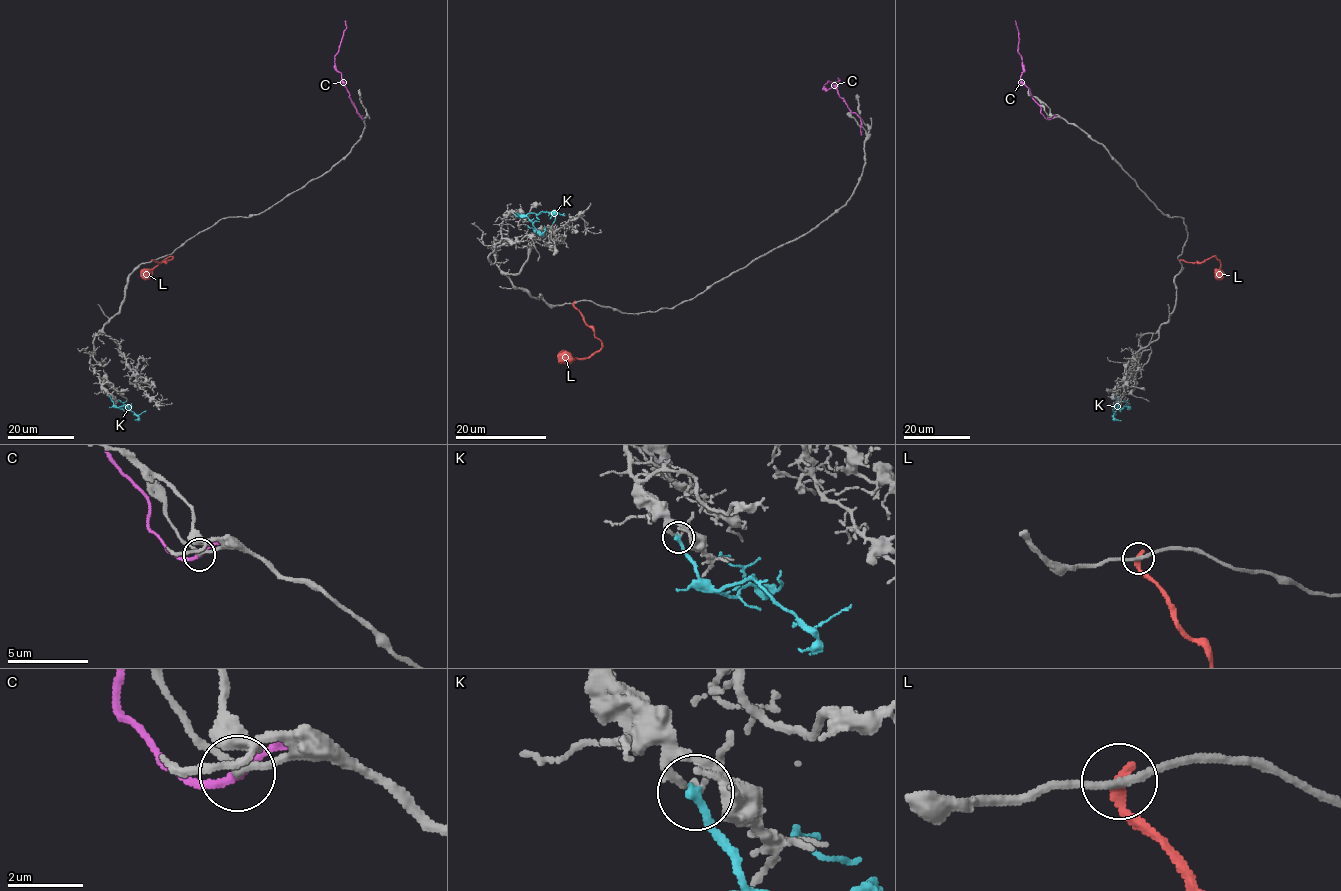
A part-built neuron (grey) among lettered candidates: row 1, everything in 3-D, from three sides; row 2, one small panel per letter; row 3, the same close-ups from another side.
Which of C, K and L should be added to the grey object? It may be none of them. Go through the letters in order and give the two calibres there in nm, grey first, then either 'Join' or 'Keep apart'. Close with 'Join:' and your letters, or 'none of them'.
C: Thickness 160 nm (grey) against 200 nm. Keep apart
K: Thickness 160 nm (grey) against 240 nm. Join
L: Thickness 200 nm (grey) against 320 nm. Keep apart
Join: K

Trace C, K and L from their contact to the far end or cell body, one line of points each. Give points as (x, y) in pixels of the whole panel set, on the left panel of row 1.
C: (361, 118), (335, 65), (345, 20)
K: (109, 396), (118, 407), (126, 405), (138, 416), (137, 420)
L: (152, 260), (166, 262), (173, 257), (160, 262), (142, 278)

